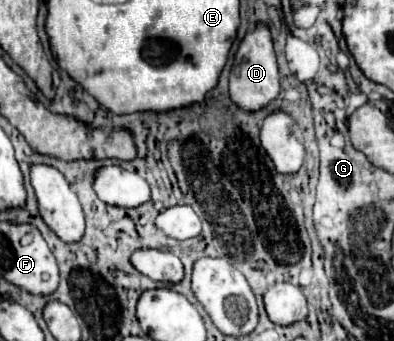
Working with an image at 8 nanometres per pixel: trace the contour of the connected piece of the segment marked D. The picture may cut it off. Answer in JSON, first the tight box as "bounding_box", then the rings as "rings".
{"bounding_box":[229,26,279,112],"rings":[[[257,26],[255,32],[249,32],[243,38],[235,54],[235,62],[229,78],[229,94],[231,94],[231,100],[239,108],[245,108],[247,112],[257,112],[279,96],[279,70],[277,70],[273,42],[267,26]]]}

